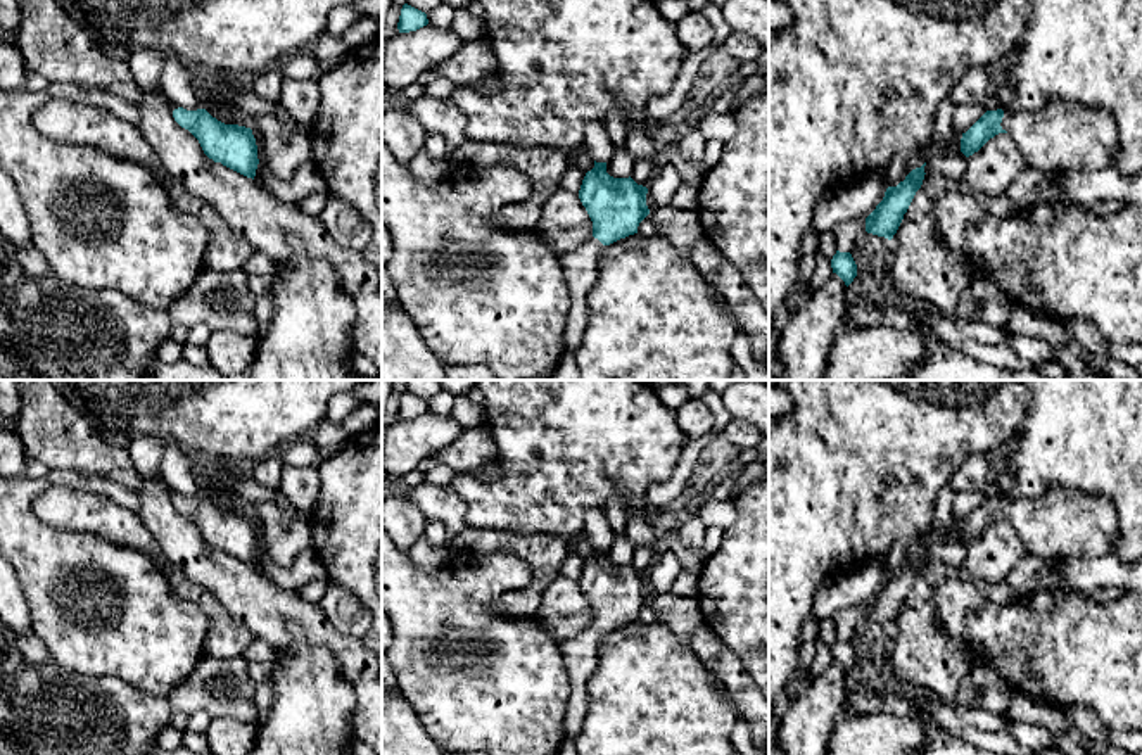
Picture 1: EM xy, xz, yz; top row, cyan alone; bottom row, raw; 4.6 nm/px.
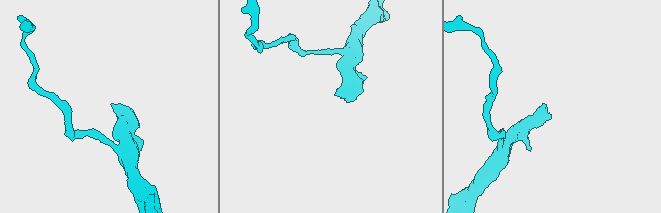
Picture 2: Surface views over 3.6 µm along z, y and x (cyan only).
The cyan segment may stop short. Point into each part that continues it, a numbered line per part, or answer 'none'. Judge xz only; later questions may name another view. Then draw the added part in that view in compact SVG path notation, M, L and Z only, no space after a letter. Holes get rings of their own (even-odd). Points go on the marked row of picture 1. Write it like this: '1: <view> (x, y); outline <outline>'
1: xz (581, 266); outline M591 237L574 251L560 254L560 266L570 292L570 309L563 333L563 351L574 352L587 328L587 297L600 278L600 259L605 245Z

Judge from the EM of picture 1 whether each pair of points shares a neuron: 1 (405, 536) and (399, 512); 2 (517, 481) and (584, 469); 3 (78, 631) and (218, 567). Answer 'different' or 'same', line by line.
1: same
2: same
3: different

